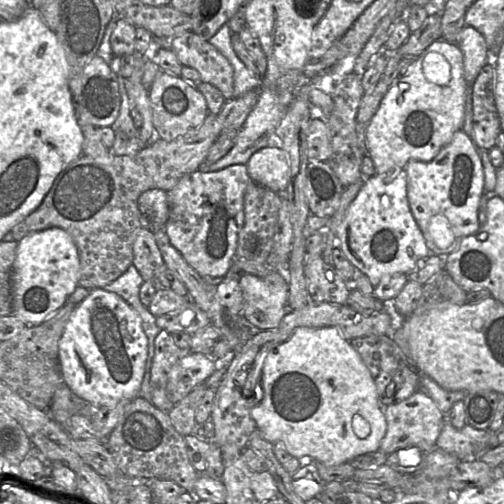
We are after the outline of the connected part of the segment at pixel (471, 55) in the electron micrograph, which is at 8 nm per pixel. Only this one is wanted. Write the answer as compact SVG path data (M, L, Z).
M465 25L462 29L457 45L463 52L464 77L467 83L465 119L462 130L475 143L475 134L472 128L473 94L472 85L482 68L487 65L488 45L485 37L475 28Z

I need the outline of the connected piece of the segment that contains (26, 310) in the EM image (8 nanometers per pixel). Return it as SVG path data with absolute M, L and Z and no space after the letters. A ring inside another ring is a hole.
M50 227L27 234L18 242L12 270L13 313L27 325L40 324L49 314L64 306L79 285L80 257L73 237L60 227Z

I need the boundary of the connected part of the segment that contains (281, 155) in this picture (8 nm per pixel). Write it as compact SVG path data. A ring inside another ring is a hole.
M280 145L256 151L247 163L251 179L274 192L284 194L291 177L290 158Z

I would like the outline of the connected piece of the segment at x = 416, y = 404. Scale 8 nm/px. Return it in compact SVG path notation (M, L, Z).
M417 390L410 397L383 406L387 430L381 441L379 450L389 455L402 448L417 447L427 453L436 447L436 442L444 424L444 414L431 397Z

